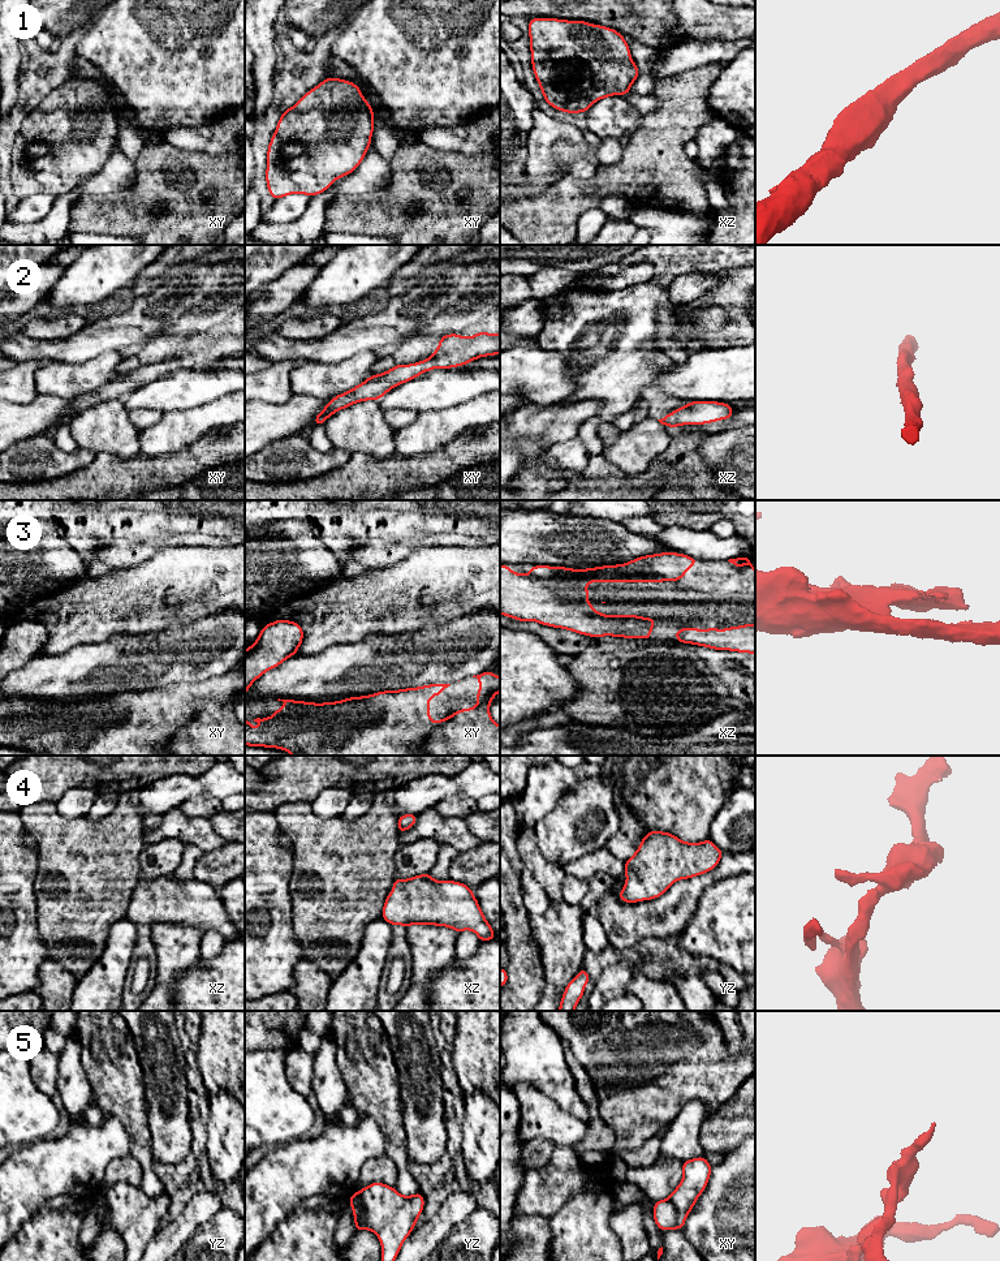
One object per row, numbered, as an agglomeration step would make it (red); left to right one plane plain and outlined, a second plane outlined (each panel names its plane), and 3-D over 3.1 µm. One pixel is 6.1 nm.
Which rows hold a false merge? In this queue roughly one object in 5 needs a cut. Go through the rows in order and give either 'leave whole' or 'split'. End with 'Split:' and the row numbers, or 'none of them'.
1: leave whole
2: leave whole
3: leave whole
4: leave whole
5: split
Split: 5

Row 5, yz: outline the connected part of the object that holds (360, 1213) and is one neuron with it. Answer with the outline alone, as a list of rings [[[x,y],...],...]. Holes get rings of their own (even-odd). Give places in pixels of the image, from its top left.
[[[354,1192],[349,1198],[348,1198],[352,1209],[353,1209],[353,1215],[354,1215],[354,1223],[355,1223],[355,1231],[357,1234],[362,1230],[367,1228],[367,1213],[366,1209],[361,1201],[359,1193]]]

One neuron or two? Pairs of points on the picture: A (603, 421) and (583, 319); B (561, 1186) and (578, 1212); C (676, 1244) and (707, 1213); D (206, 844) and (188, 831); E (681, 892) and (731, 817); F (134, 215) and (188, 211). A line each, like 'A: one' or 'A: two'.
A: one
B: two
C: two
D: one
E: two
F: one

